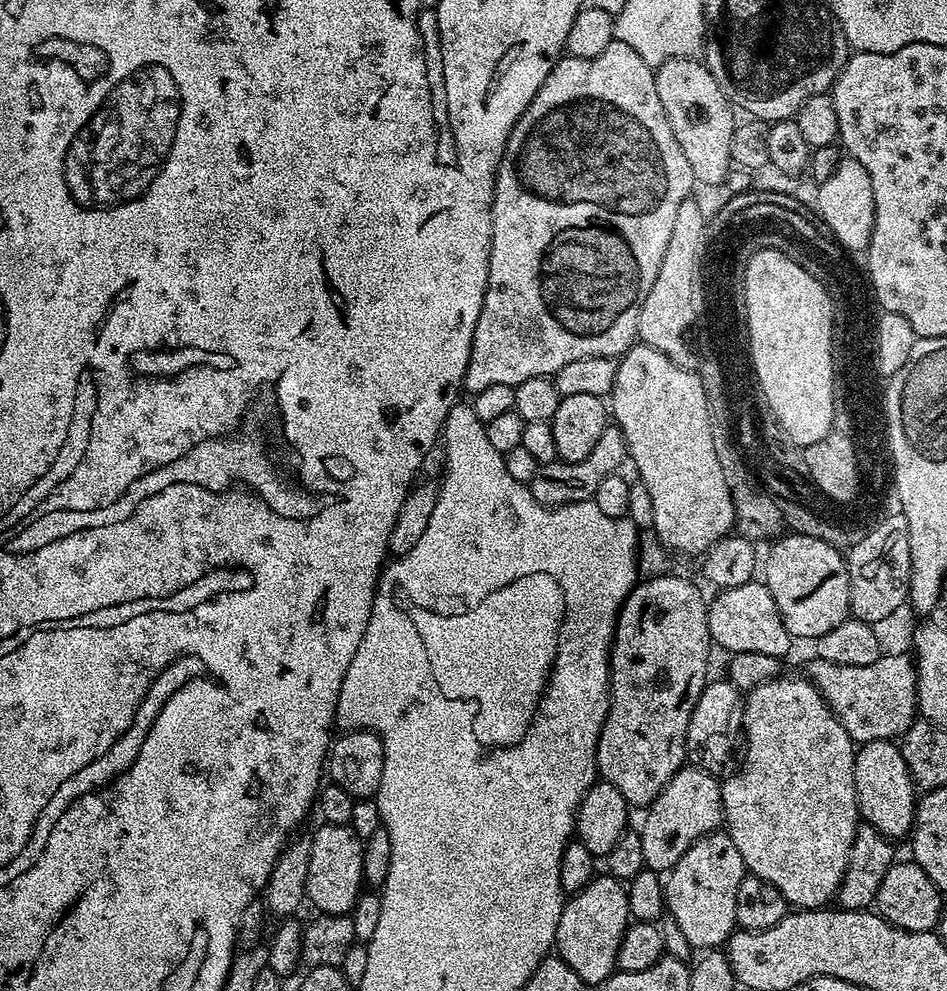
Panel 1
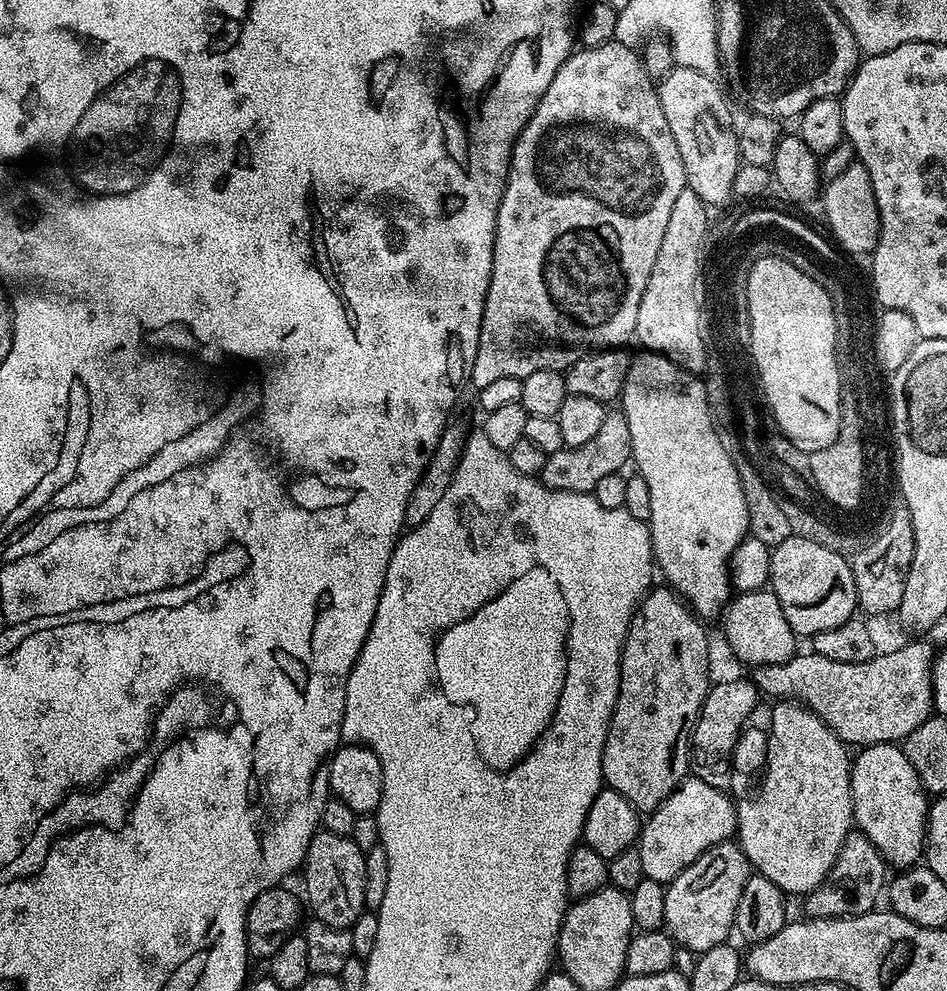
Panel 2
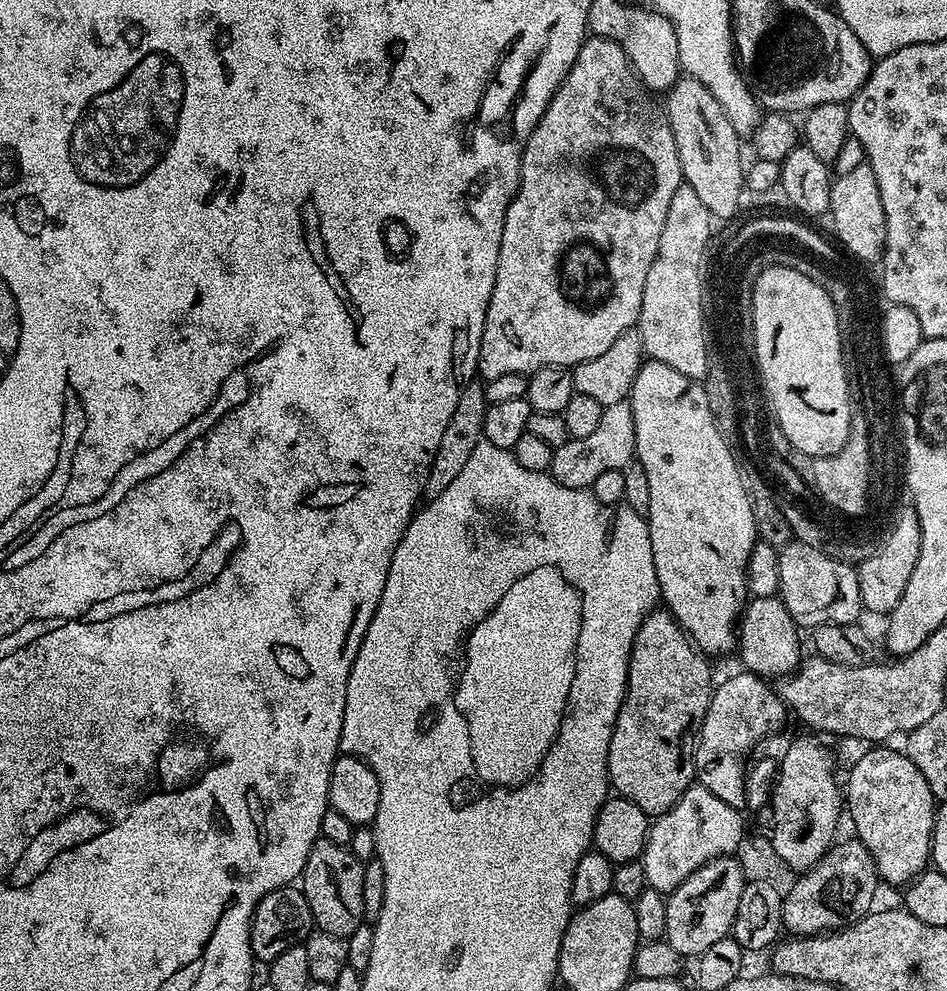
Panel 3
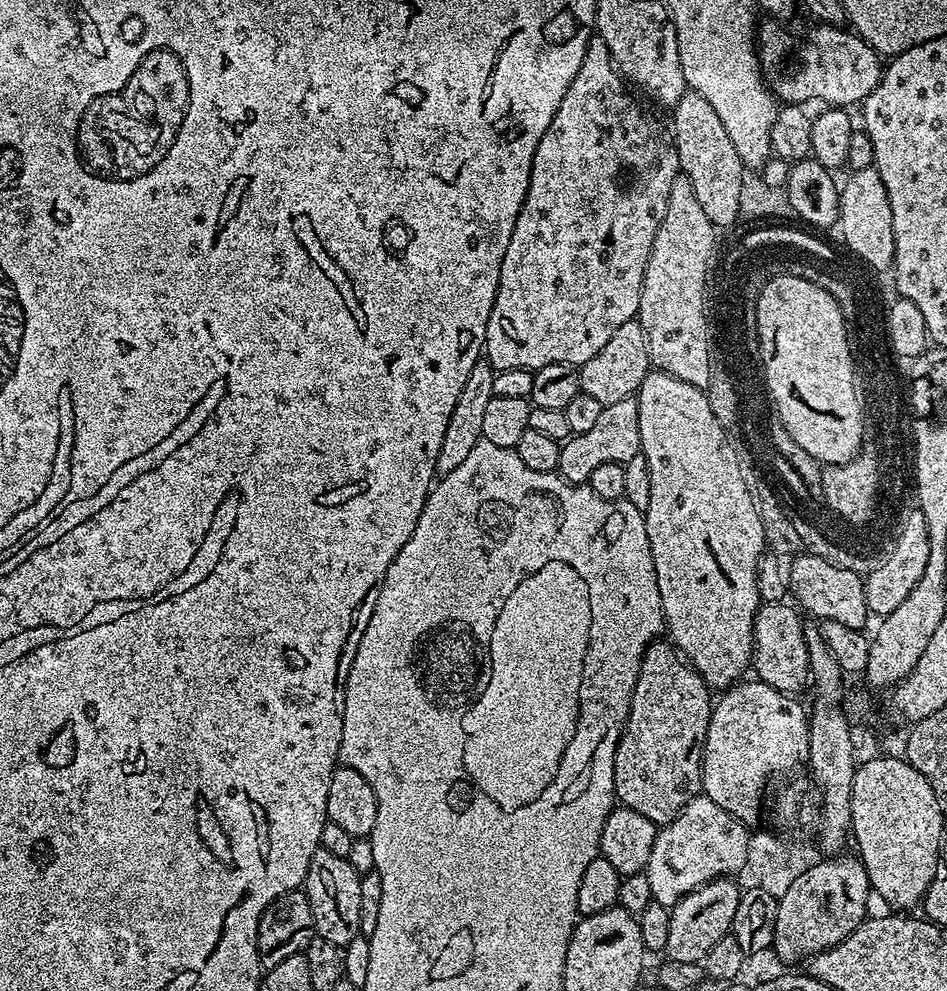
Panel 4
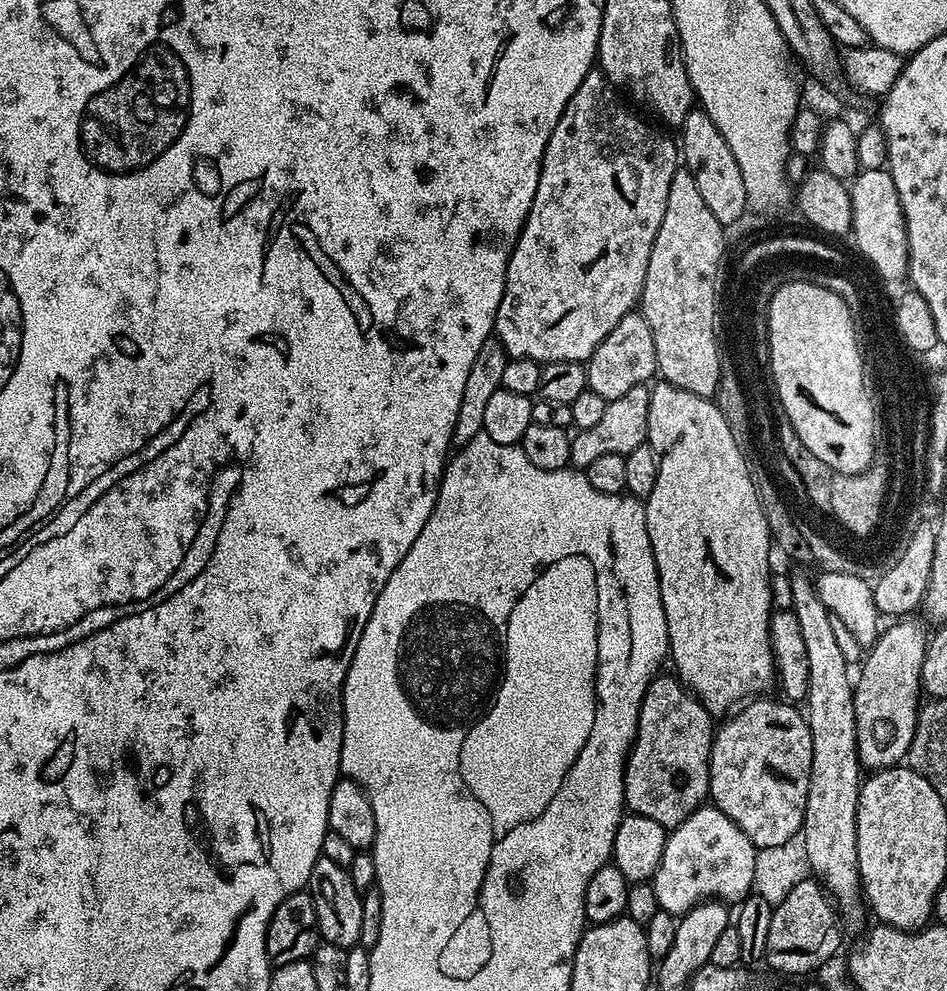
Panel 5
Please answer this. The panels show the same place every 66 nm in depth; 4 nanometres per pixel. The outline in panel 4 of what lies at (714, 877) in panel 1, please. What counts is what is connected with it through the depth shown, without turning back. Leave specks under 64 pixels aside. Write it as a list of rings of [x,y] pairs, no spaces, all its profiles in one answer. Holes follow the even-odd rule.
[[[721,878],[706,882],[683,896],[670,909],[670,934],[664,947],[667,959],[676,964],[701,963],[704,955],[714,947],[714,942],[731,933],[734,910],[738,910],[741,891],[741,885],[735,879]]]

